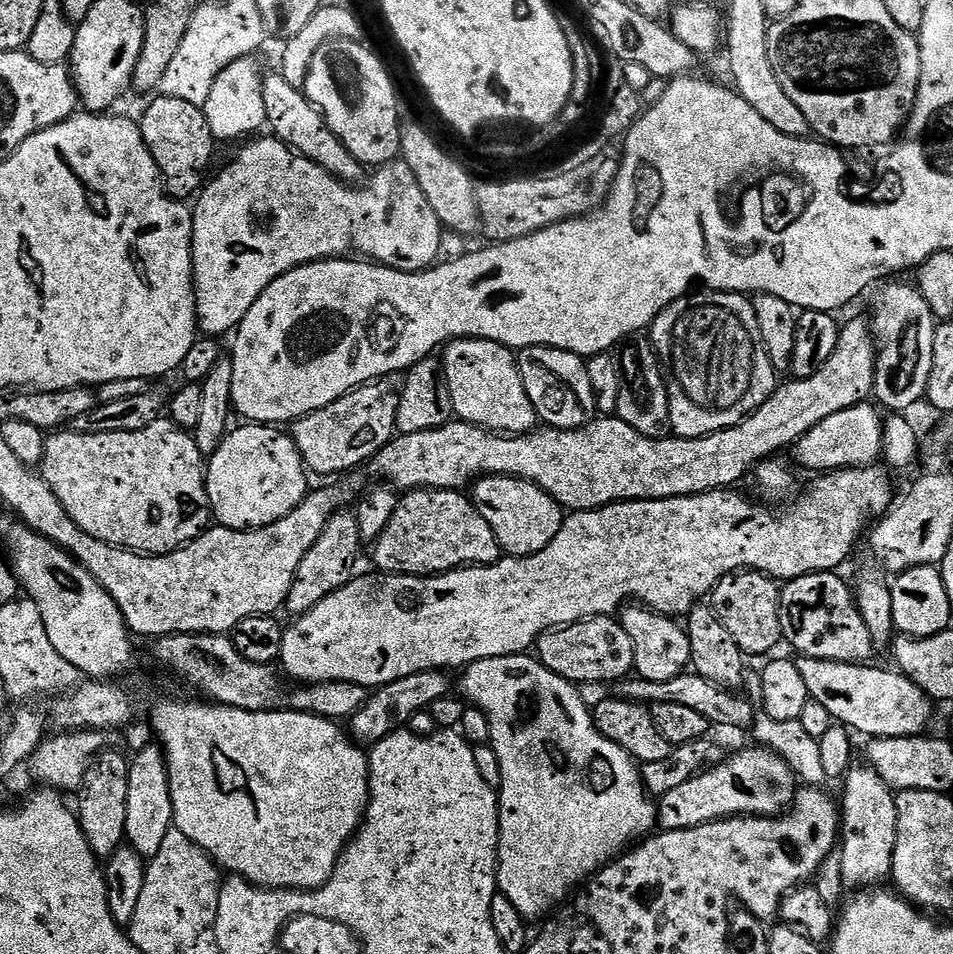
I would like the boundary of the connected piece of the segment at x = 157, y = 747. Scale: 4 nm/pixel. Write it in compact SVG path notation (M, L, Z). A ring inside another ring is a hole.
M151 742L135 757L131 757L128 769L130 782L126 785L126 834L127 847L132 848L145 862L152 860L154 854L166 839L166 834L173 831L172 815L174 806L170 798L170 778L168 777L168 763L164 757L163 747L159 743Z

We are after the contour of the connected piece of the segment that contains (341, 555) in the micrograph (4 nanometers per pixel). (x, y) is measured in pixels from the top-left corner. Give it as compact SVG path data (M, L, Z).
M355 511L335 512L330 518L330 522L326 522L326 530L322 530L322 534L318 534L318 542L314 542L314 546L310 546L306 558L302 558L302 563L298 565L286 601L287 611L292 611L293 617L306 614L310 610L314 610L314 606L318 606L318 602L322 602L322 598L334 594L334 590L338 590L352 581L354 573L357 571L357 569L355 570L356 559L360 556L360 547L362 547L362 541Z

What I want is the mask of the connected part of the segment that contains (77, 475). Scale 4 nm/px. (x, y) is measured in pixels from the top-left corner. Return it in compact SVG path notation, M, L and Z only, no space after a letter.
M161 418L146 430L134 430L133 432L73 432L71 430L60 430L49 435L44 442L44 462L42 465L42 475L44 481L58 494L58 502L66 506L66 514L74 518L74 522L86 534L94 534L102 542L112 544L116 548L128 548L132 552L138 552L146 556L161 556L167 552L173 552L183 548L185 544L196 540L203 532L208 531L210 521L213 519L212 507L208 501L208 491L206 490L206 456L201 452L195 439L185 429L179 428L170 418Z

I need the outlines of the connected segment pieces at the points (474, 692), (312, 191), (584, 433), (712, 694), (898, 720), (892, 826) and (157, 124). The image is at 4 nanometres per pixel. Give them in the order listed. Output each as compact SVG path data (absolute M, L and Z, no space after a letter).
M521 654L518 656L486 658L469 664L467 668L463 669L461 676L464 676L460 680L460 688L464 691L462 693L463 699L469 705L480 708L490 722L490 734L492 735L490 747L498 754L498 766L502 766L502 782L498 789L500 845L496 851L498 892L499 895L510 898L511 904L518 910L518 914L524 916L525 921L533 922L532 920L536 919L539 921L541 918L555 913L585 881L595 876L607 864L611 864L629 845L647 837L657 827L658 808L642 779L642 772L637 761L633 760L626 750L622 750L622 746L610 742L597 730L596 723L592 721L589 707L584 705L582 698L579 697L577 685L551 672L546 665L540 663L535 655Z
M267 139L246 145L225 172L213 175L192 208L192 280L196 284L196 319L201 333L212 338L220 338L223 332L235 333L270 282L315 260L355 254L399 272L422 272L437 263L442 225L408 164L393 162L377 167L372 181L353 186L343 184L280 140Z
M852 320L849 324L845 323L841 327L838 334L838 346L834 346L834 354L830 354L830 359L826 361L826 366L822 366L822 370L818 370L818 374L810 374L810 378L805 380L789 379L789 384L781 383L776 391L770 394L770 398L766 398L766 402L762 402L762 406L758 406L750 415L740 424L730 426L726 430L718 430L709 436L702 438L690 438L689 440L681 440L679 438L665 438L663 440L655 440L654 438L646 438L642 434L638 434L638 430L634 430L634 426L626 426L626 422L622 422L618 418L596 418L591 424L583 426L537 426L530 432L523 434L501 434L492 432L488 428L479 428L476 424L466 424L463 422L453 422L442 426L438 430L426 430L422 434L410 434L409 436L397 435L385 448L381 448L370 461L370 467L381 476L381 481L387 482L389 485L395 486L400 490L415 490L418 488L441 488L447 492L455 492L464 490L473 482L481 478L505 478L504 476L517 476L520 480L525 480L525 485L531 486L533 489L539 490L545 496L555 498L561 509L571 510L572 512L589 512L595 508L604 508L608 504L614 504L622 500L661 500L662 498L674 498L675 496L693 496L694 494L702 494L710 492L714 488L731 489L740 479L747 477L752 469L763 460L775 457L779 448L795 445L797 440L801 440L803 436L809 432L814 426L818 426L818 422L830 418L830 414L838 414L838 410L846 410L855 404L865 403L873 395L876 387L876 357L878 355L877 345L872 345L872 332L868 329L868 324L864 320Z
M692 670L684 672L678 678L670 678L670 682L650 682L639 678L628 678L615 685L615 695L622 700L629 700L635 704L651 706L658 702L675 702L686 706L690 710L698 710L708 719L709 725L725 724L728 728L751 729L754 709L750 699L740 697L735 691L720 688L714 682L702 676L697 676Z
M805 656L796 660L796 666L798 674L802 674L806 682L810 699L826 706L833 721L853 733L861 732L864 738L902 738L929 731L934 702L899 670L872 668L871 663L847 664Z
M856 762L844 773L844 801L838 804L840 832L838 851L842 856L842 878L852 890L872 890L892 875L894 842L898 830L896 792L867 763Z
M160 94L156 98L145 110L144 120L139 121L142 138L150 154L154 154L154 162L158 162L160 174L166 181L168 195L184 202L189 199L187 196L195 197L201 191L209 175L208 167L212 164L212 155L216 152L218 141L212 135L203 108L172 95Z

